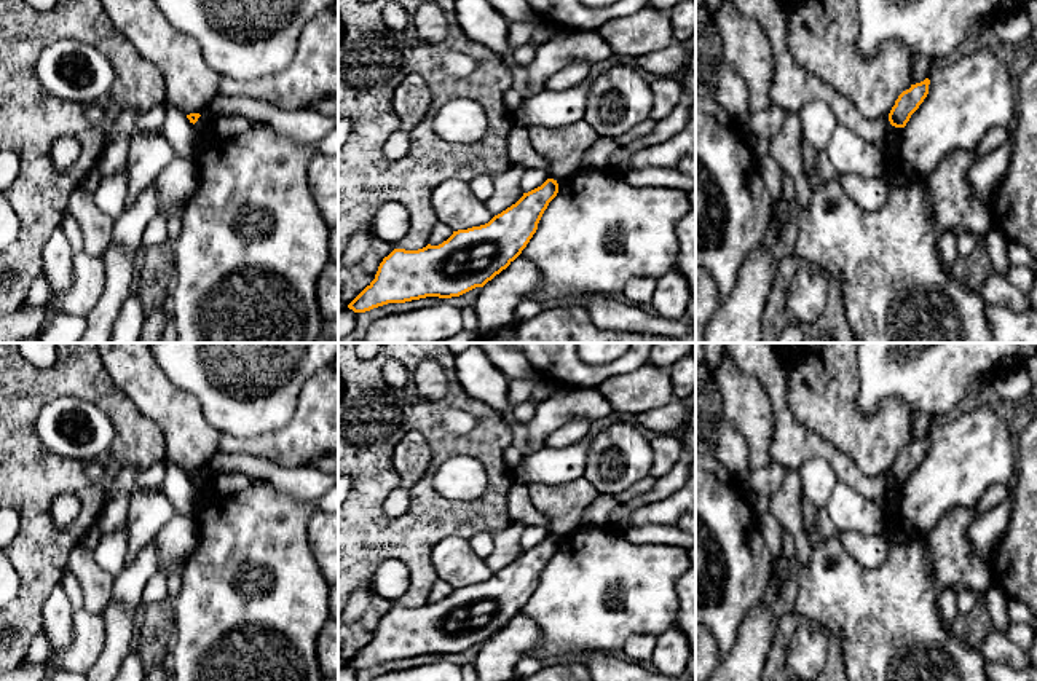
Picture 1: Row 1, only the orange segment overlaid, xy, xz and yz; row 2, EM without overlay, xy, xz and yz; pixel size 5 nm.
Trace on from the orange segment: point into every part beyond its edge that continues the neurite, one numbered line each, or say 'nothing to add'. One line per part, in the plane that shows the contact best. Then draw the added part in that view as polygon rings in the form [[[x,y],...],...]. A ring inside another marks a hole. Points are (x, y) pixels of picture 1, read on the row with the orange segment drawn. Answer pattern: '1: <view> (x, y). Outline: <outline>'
nothing to add

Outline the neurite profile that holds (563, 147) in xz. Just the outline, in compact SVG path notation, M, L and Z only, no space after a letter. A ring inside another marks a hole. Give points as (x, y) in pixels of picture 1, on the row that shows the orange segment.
M579 120L565 128L534 124L528 128L531 145L549 163L549 175L554 180L573 177L581 171L584 153L597 142L593 128Z

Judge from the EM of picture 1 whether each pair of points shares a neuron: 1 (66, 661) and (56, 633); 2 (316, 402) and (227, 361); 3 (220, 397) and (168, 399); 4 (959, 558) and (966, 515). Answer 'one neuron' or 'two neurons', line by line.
1: two neurons
2: two neurons
3: two neurons
4: one neuron

